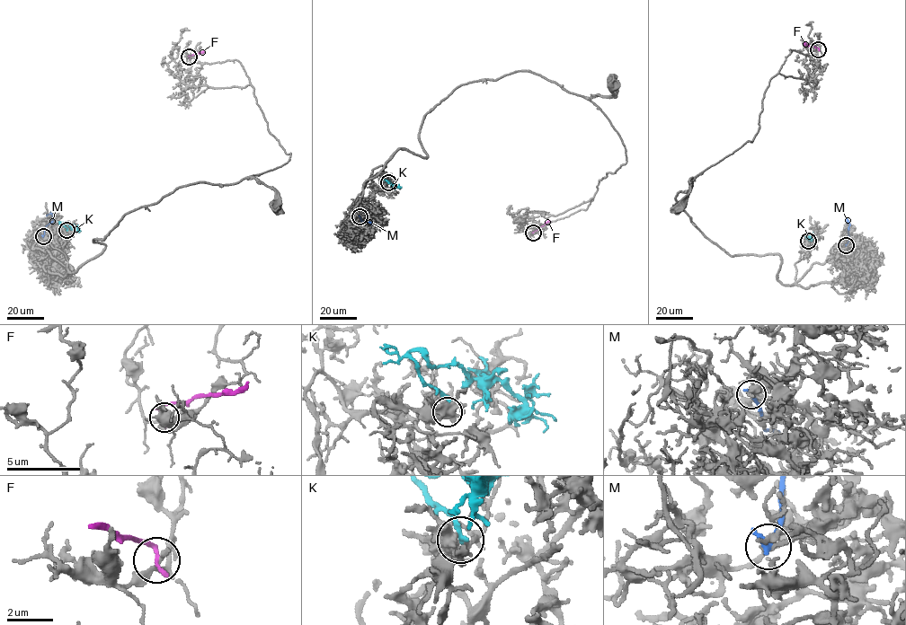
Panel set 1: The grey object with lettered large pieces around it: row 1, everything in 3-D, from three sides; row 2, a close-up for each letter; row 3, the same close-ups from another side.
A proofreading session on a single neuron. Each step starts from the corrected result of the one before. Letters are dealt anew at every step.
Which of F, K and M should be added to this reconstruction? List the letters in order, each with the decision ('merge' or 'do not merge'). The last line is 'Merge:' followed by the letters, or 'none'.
F: do not merge
K: merge
M: do not merge
Merge: K

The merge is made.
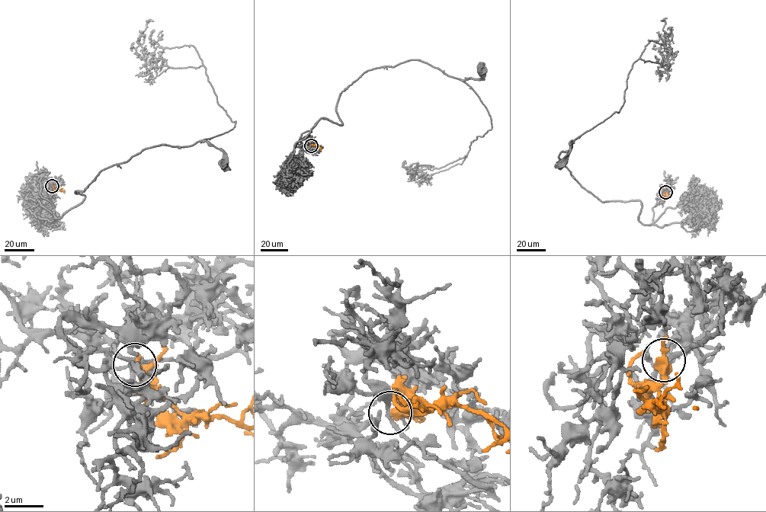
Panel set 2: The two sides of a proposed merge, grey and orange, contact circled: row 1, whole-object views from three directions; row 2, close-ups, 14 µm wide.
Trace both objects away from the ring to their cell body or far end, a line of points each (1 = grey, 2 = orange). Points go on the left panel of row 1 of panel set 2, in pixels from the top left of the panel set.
1: (52, 186), (40, 181), (57, 218), (100, 171), (151, 147), (205, 140), (225, 163)
2: (52, 186), (64, 192)

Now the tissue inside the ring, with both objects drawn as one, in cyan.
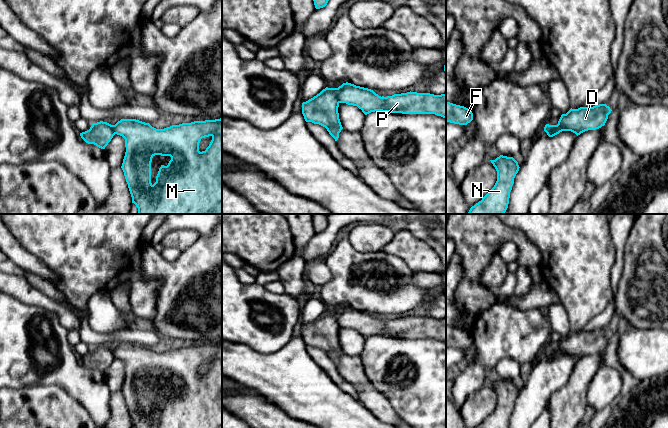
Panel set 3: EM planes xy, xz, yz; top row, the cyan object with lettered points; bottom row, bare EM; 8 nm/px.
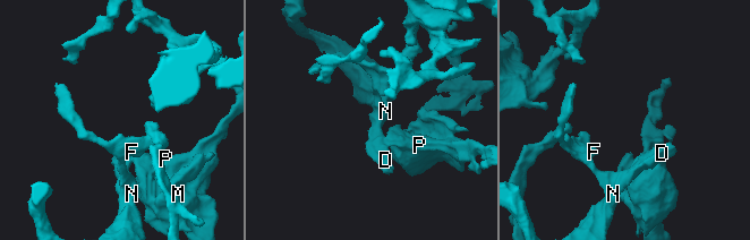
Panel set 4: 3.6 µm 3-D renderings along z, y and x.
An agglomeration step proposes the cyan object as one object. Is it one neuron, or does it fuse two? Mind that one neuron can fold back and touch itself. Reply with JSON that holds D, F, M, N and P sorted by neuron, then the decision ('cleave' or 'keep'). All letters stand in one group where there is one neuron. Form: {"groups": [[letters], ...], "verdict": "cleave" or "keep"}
{"groups": [["D", "F", "M", "N", "P"]], "verdict": "keep"}

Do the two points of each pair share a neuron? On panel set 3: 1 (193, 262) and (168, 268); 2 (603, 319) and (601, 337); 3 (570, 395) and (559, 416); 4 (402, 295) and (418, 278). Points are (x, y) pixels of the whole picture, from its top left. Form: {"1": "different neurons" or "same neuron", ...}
{"1": "same neuron", "2": "different neurons", "3": "same neuron", "4": "different neurons"}

